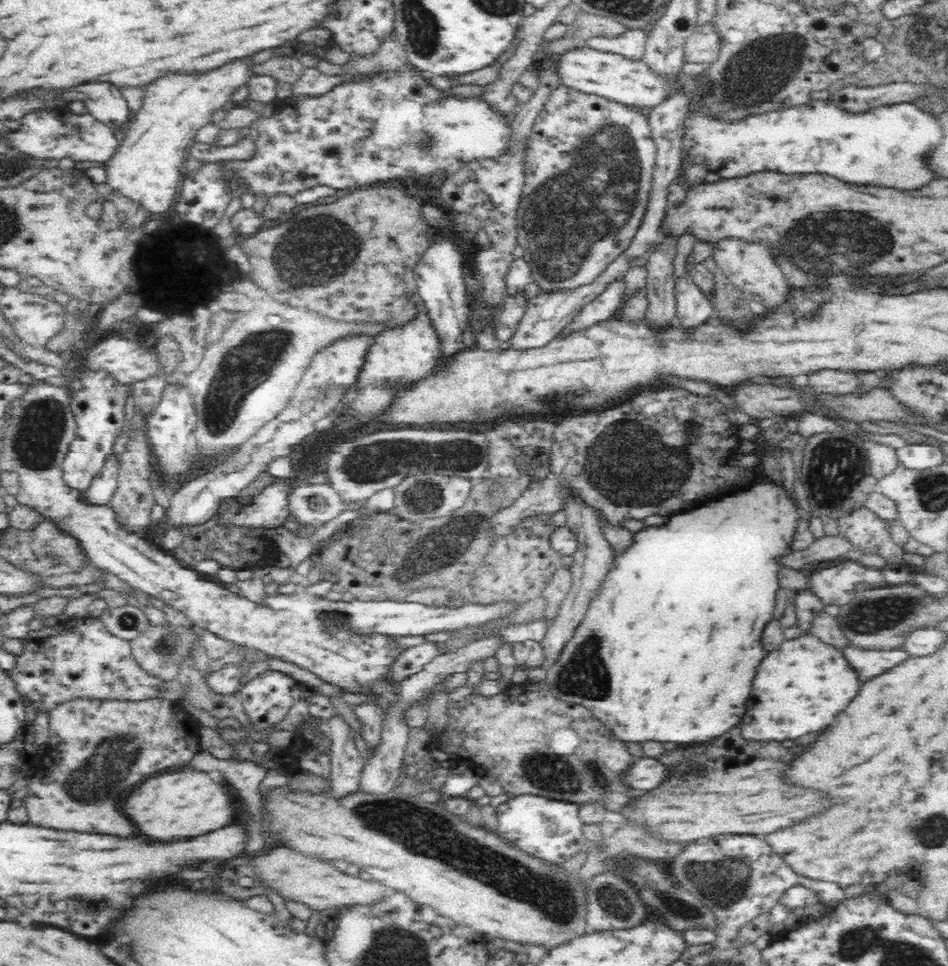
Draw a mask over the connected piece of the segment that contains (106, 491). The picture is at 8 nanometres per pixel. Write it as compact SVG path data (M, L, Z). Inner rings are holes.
M118 455L108 456L104 468L92 479L91 485L81 493L81 500L90 506L110 506L118 488Z

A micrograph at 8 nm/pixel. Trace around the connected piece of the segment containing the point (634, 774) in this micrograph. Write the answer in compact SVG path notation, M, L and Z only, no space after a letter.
M638 754L638 762L630 766L630 772L626 779L634 787L640 788L642 791L650 791L658 788L662 782L666 782L670 778L668 770L670 767L664 766L662 762Z

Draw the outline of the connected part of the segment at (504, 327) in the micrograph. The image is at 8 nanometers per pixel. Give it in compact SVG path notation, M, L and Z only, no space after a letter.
M520 291L514 296L509 296L502 306L502 312L496 316L497 324L496 335L500 340L510 340L516 332L520 320L524 318L526 306L528 304L528 295L525 291Z

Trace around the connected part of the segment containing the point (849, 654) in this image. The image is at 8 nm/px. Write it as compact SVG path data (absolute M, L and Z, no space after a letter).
M848 643L839 651L844 659L850 660L850 667L858 674L861 683L890 671L909 658L901 648L866 651L861 646Z

